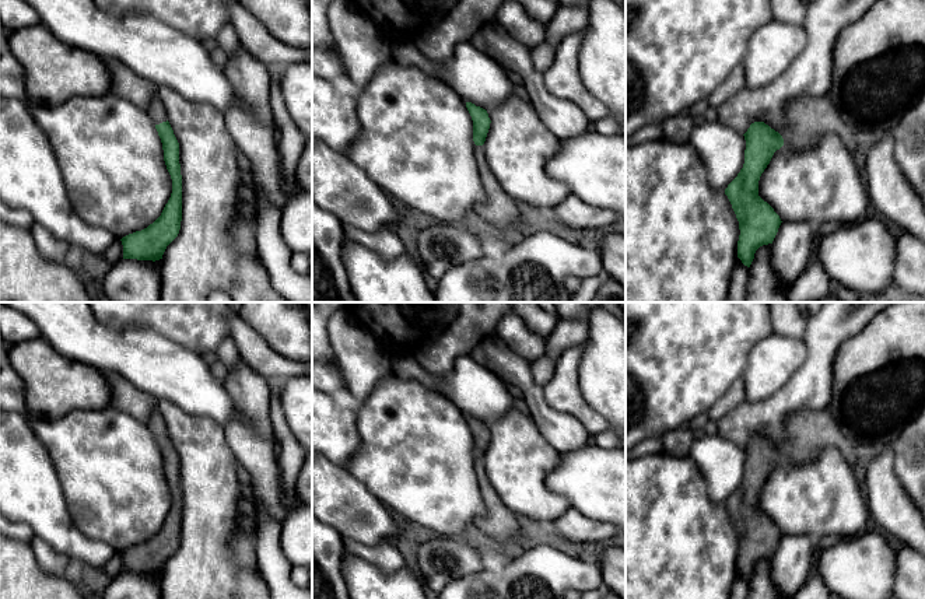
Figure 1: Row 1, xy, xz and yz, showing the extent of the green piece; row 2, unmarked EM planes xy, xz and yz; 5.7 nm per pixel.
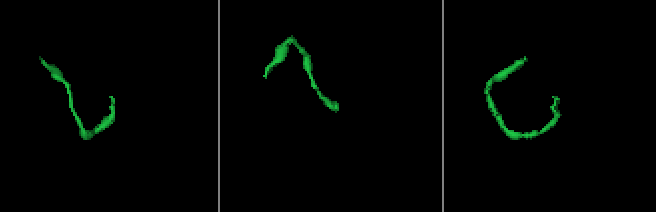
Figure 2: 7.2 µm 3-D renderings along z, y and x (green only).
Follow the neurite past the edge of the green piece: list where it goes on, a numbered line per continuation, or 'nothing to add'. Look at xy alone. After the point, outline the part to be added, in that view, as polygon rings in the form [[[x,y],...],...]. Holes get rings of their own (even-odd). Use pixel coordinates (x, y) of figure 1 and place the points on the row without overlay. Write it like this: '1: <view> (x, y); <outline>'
1: xy (156, 423); [[[157,407],[153,410],[146,424],[154,438],[160,438],[168,434],[164,417],[161,416]]]

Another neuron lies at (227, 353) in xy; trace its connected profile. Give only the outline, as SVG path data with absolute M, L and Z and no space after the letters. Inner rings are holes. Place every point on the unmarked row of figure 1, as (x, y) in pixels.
M231 336L225 337L216 350L217 360L220 360L228 369L239 361L238 348Z

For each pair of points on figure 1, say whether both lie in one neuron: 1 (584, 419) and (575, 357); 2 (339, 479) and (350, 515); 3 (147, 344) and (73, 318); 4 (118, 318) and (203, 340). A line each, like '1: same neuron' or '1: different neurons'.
1: same neuron
2: same neuron
3: same neuron
4: same neuron

